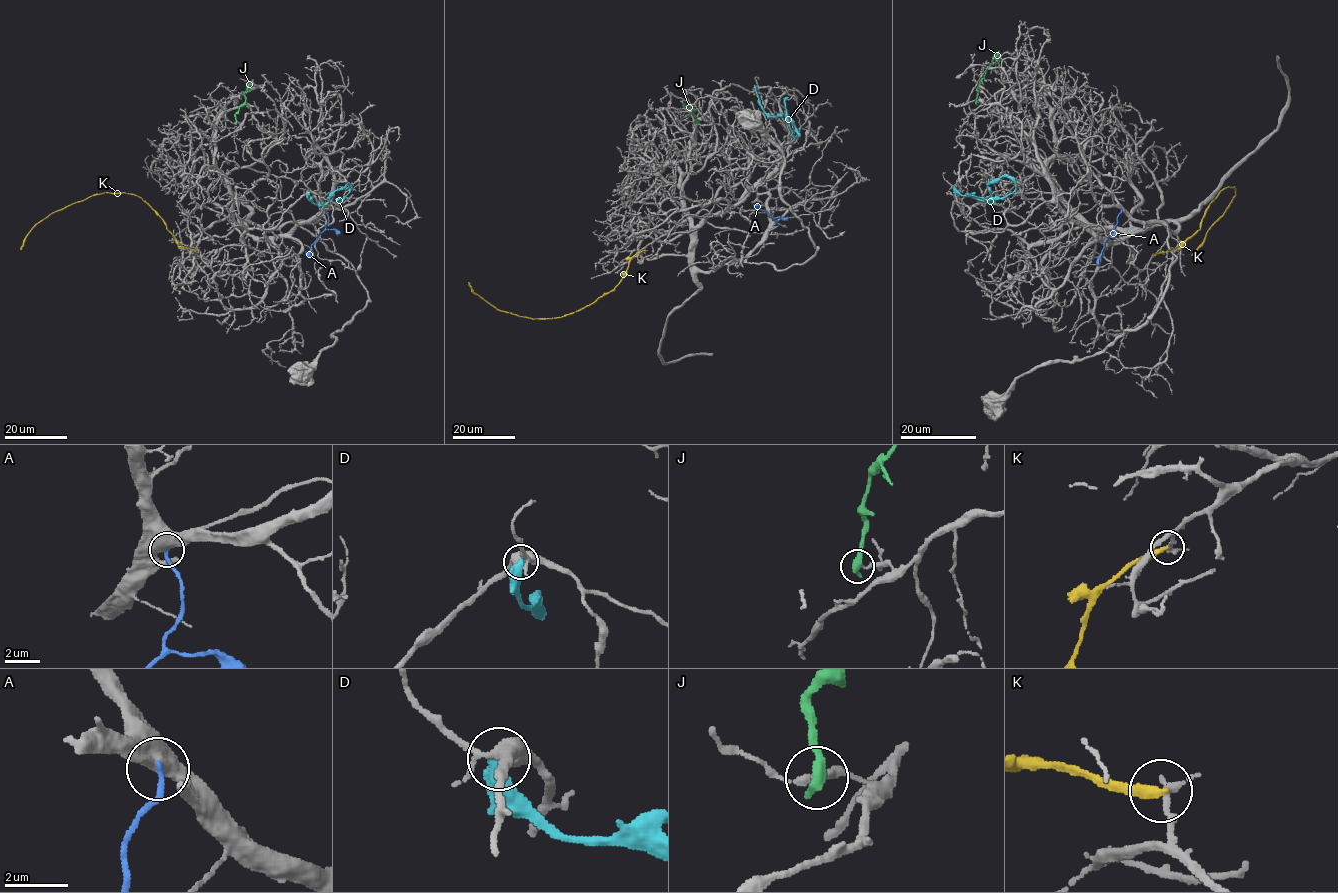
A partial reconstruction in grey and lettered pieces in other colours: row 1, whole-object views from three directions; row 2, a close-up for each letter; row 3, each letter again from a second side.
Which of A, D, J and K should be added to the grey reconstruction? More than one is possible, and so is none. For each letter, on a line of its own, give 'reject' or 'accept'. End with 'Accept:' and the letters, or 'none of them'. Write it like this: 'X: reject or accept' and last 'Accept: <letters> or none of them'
A: reject
D: reject
J: reject
K: reject
Accept: none of them

